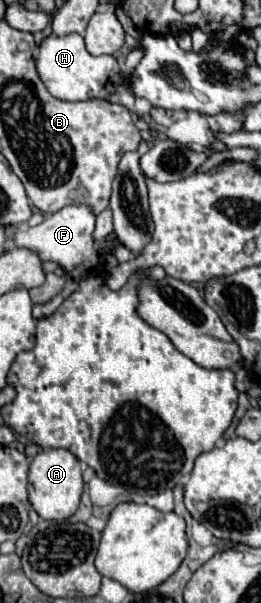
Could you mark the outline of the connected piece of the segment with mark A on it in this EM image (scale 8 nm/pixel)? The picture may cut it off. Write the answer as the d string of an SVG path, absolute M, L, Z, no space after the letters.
M54 448L50 452L40 452L40 454L36 454L36 458L30 464L28 484L30 484L28 486L30 504L38 512L40 518L56 520L56 522L68 520L78 508L82 488L84 488L80 462L70 450L64 450L64 448Z

